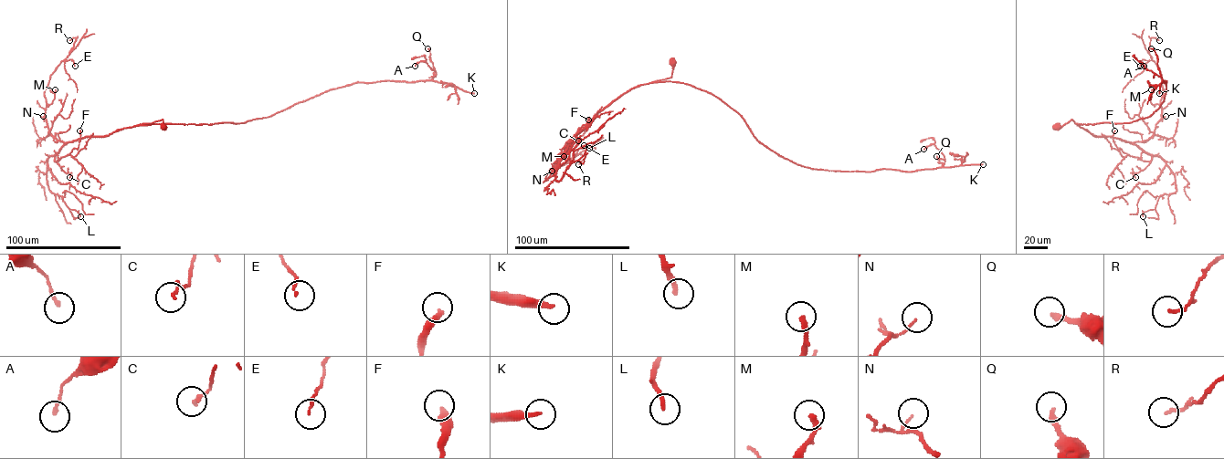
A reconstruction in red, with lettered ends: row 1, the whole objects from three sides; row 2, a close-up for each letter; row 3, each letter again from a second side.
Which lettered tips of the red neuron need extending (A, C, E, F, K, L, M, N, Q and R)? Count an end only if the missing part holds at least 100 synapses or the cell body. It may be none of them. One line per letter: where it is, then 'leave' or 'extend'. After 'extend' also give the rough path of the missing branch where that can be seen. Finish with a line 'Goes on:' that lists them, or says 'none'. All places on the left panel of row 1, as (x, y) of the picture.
A: at (415, 66); leave
C: at (69, 177); leave
E: at (75, 66); leave
F: at (79, 130); leave
K: at (474, 93); extend
L: at (80, 216); leave
M: at (55, 89); leave
N: at (43, 116); leave
Q: at (427, 48); leave
R: at (69, 40); leave
Goes on: K

